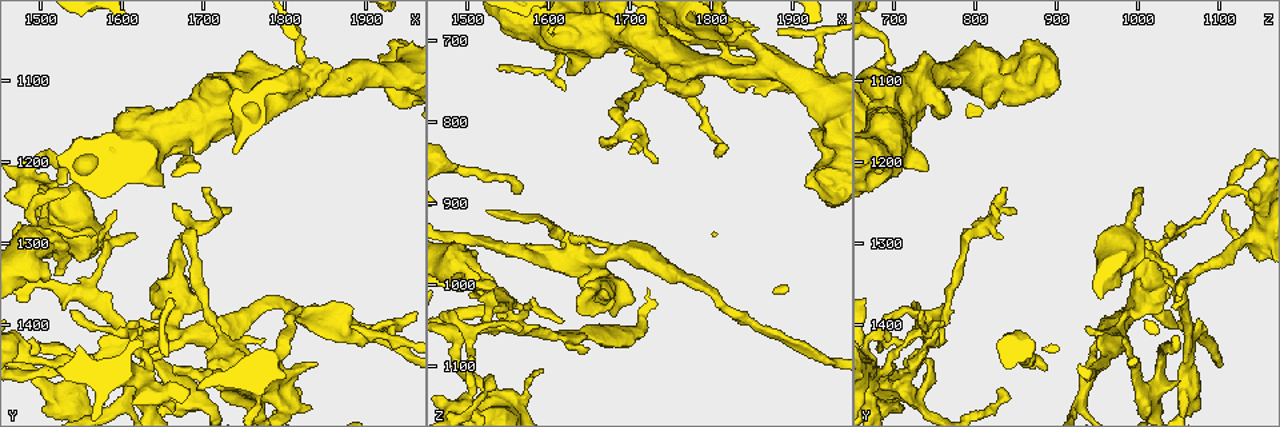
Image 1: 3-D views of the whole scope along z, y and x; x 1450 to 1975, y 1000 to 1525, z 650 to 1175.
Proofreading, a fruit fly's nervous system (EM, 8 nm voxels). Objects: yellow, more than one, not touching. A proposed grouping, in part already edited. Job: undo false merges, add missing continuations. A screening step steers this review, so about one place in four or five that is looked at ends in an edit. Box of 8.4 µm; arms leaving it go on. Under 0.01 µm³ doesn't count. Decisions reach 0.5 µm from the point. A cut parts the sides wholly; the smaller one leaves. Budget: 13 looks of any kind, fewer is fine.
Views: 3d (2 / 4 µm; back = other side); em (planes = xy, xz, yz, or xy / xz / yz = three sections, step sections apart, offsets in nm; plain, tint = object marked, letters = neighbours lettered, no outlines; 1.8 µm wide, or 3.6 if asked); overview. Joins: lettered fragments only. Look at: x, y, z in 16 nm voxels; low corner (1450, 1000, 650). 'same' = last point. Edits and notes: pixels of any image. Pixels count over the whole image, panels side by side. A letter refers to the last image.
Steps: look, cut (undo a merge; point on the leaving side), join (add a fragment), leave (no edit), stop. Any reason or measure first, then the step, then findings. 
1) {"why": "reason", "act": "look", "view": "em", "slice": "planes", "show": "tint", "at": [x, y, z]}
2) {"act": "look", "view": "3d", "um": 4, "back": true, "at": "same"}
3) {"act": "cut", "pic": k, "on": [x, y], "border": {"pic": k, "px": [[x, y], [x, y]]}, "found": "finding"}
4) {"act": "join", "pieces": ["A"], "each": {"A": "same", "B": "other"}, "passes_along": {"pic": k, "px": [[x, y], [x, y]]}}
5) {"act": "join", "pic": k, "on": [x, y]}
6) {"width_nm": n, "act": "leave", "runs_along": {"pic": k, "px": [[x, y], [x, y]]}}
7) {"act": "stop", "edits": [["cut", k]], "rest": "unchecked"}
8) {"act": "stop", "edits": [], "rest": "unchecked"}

{"act": "look", "view": "3d", "um": 2, "at": [1825, 1105, 690]}

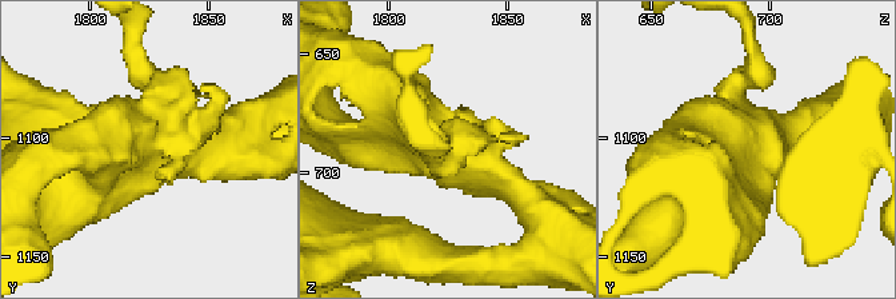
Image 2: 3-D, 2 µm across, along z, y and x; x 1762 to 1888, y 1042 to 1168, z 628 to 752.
{"arms": 4, "why": "need the tissue", "act": "look", "view": "em", "slice": "planes", "show": "letters", "at": [1827, 1102, 691]}

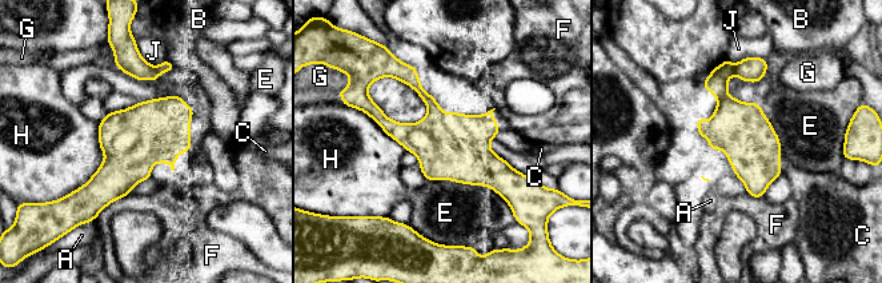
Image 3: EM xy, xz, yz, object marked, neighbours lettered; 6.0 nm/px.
{"width_nm": 340, "act": "cut", "pic": 3, "on": [127, 58], "each": {"A": "other", "B": "other", "C": "other", "E": "other", "F": "other", "G": "other", "H": "other", "J": "other"}, "border": {"pic": 3, "px": [[155, 67], [159, 74]]}, "found": "two neurons meet here"}

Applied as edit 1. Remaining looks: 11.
{"act": "look", "view": "3d", "um": 4, "at": [1660, 1410, 975]}

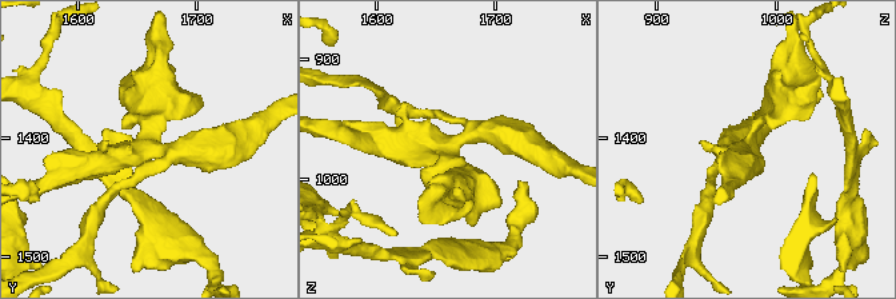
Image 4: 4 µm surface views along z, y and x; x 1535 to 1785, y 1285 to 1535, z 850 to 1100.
{"arms": 4, "why": "shape alone is not enough", "act": "look", "view": "em", "slice": "planes", "show": "letters", "at": [1666, 1406, 978]}

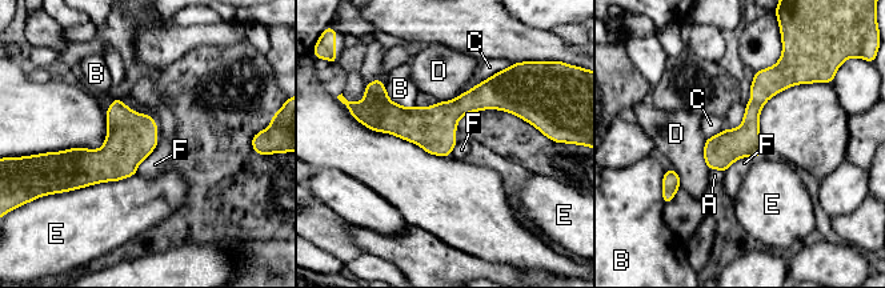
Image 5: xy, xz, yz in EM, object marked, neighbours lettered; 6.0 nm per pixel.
{"width_nm": 200, "act": "leave", "each": {"A": "other", "B": "other", "C": "other", "D": "other", "E": "other", "F": "other"}, "runs_along": {"pic": 5, "px": [[520, 111], [472, 100], [441, 119], [368, 119]]}, "found": "one neuron here"}

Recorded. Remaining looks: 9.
{"why": "free end", "act": "look", "view": "3d", "um": 2, "back": true, "at": [1675, 1300, 1010]}

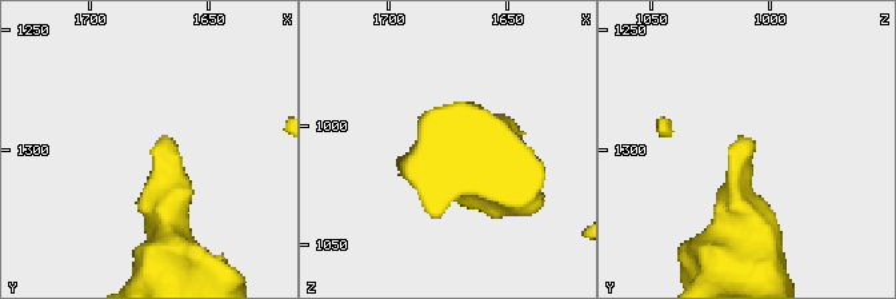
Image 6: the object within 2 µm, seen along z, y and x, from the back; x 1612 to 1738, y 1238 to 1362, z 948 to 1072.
{"act": "look", "view": "em", "slice": "planes", "show": "letters", "at": [1671, 1296, 1009]}

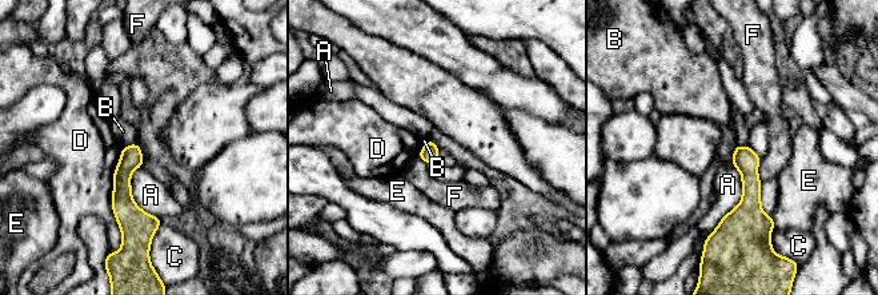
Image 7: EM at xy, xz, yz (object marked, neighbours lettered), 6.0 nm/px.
{"act": "leave", "each": {"A": "other", "B": "other", "C": "other", "D": "other", "E": "other", "F": "other"}, "found": "no lettered fragment goes on from it"}

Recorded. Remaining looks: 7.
{"why": "touches itself", "act": "look", "view": "3d", "um": 2, "at": [1930, 1105, 855]}

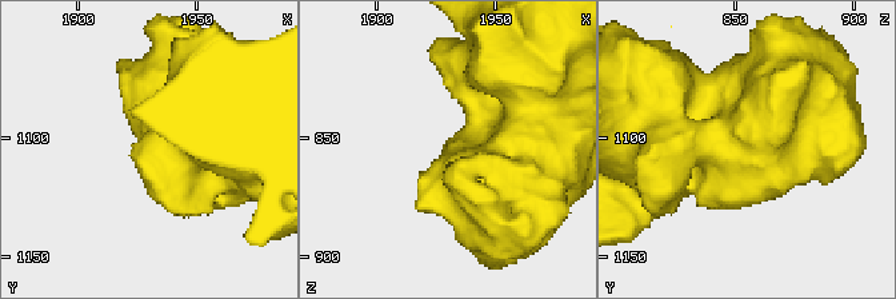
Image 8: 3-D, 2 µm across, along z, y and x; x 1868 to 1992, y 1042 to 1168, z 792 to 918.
{"act": "look", "view": "em", "um": 3.6, "slice": "planes", "show": "tint", "at": [1934, 1104, 855]}

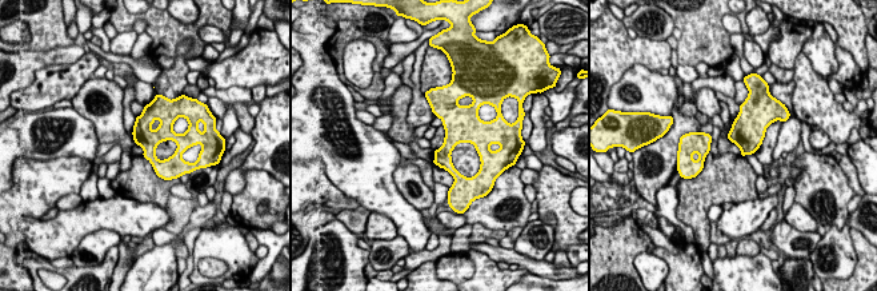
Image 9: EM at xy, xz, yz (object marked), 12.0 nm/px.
{"why": "what lies round it", "act": "look", "view": "em", "um": 3.6, "slice": "planes", "show": "letters", "at": "same"}

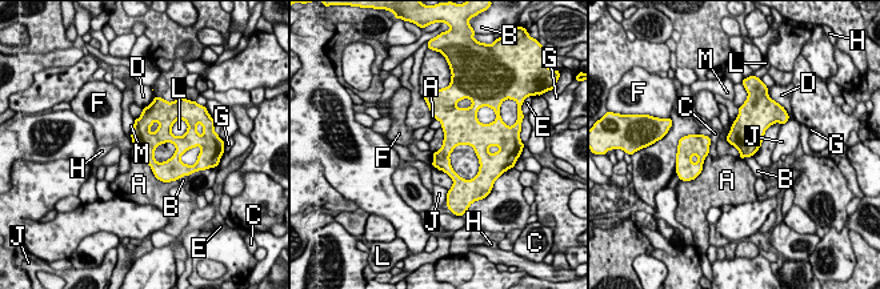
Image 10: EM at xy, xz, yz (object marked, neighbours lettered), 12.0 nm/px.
{"width_nm": 200, "act": "leave", "each": {"A": "other", "B": "other", "C": "other", "D": "other", "E": "other", "F": "other", "G": "other", "H": "other", "J": "other", "L": "other", "M": "other"}, "found": "continuous, no second neuron"}

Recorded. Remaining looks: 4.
{"why": "thin end", "act": "look", "view": "3d", "um": 4, "at": [1730, 1255, 845]}

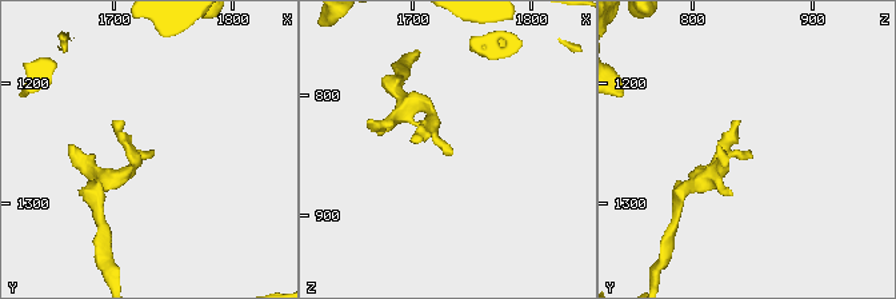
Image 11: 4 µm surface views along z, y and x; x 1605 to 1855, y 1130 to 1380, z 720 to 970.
{"act": "look", "view": "em", "slice": "xz", "step": 4, "show": "letters", "at": [1734, 1256, 848]}

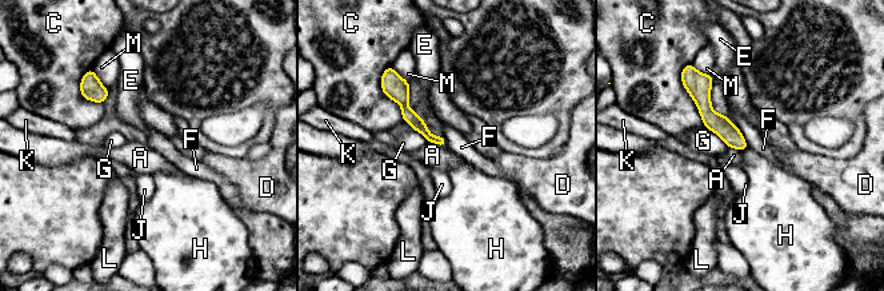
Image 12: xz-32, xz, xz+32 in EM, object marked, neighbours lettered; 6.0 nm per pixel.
{"why": "another direction", "act": "look", "view": "em", "slice": "planes", "show": "letters", "at": "same"}

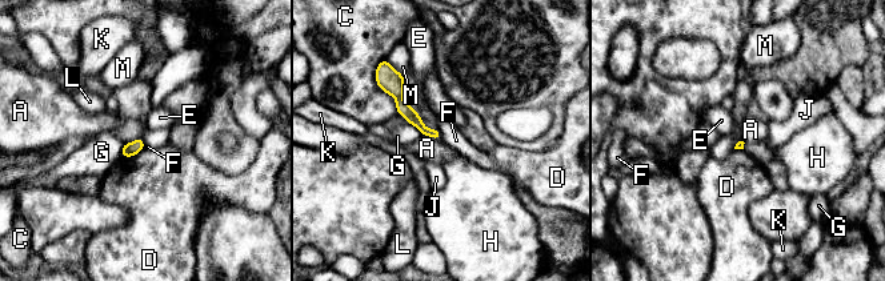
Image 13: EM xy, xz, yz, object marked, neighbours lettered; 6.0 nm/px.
{"act": "leave", "each": {"A": "other", "C": "other", "D": "other", "E": "other", "F": "other", "G": "other", "H": "other", "J": "other", "K": "other", "L": "other", "M": "other"}, "border": {"pic": 13, "px": [[437, 129], [441, 139]]}, "found": "no lettered fragment goes on from it"}

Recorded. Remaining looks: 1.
{"act": "stop", "edits": [["cut", 3]], "rest": "unchecked"}

